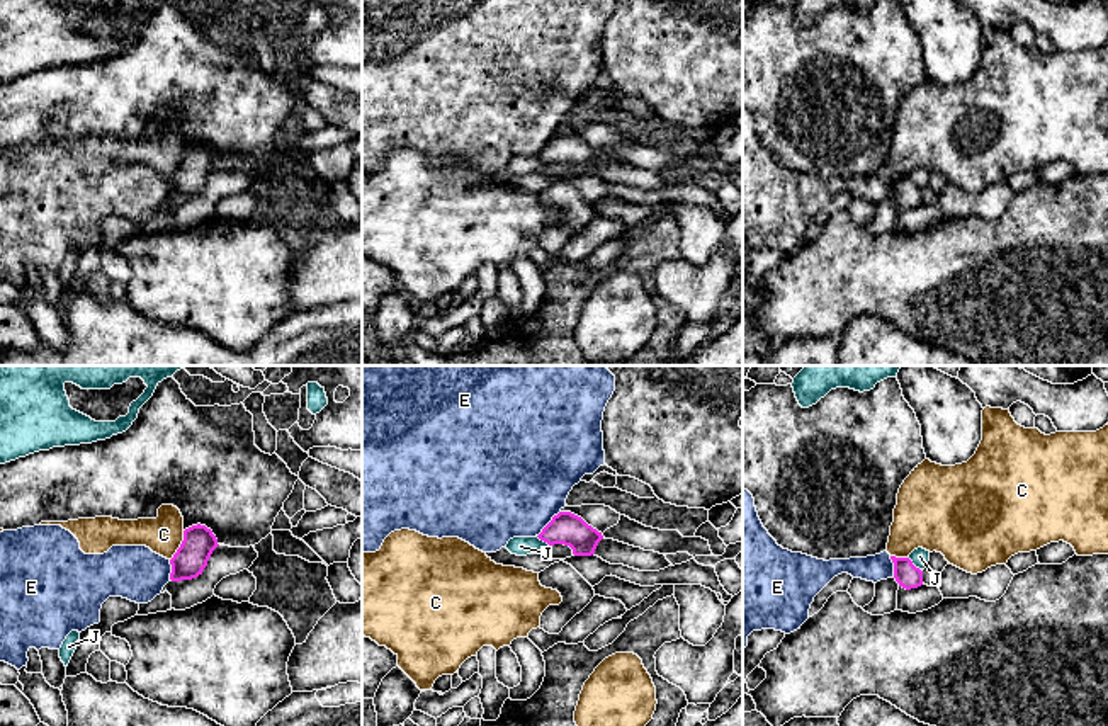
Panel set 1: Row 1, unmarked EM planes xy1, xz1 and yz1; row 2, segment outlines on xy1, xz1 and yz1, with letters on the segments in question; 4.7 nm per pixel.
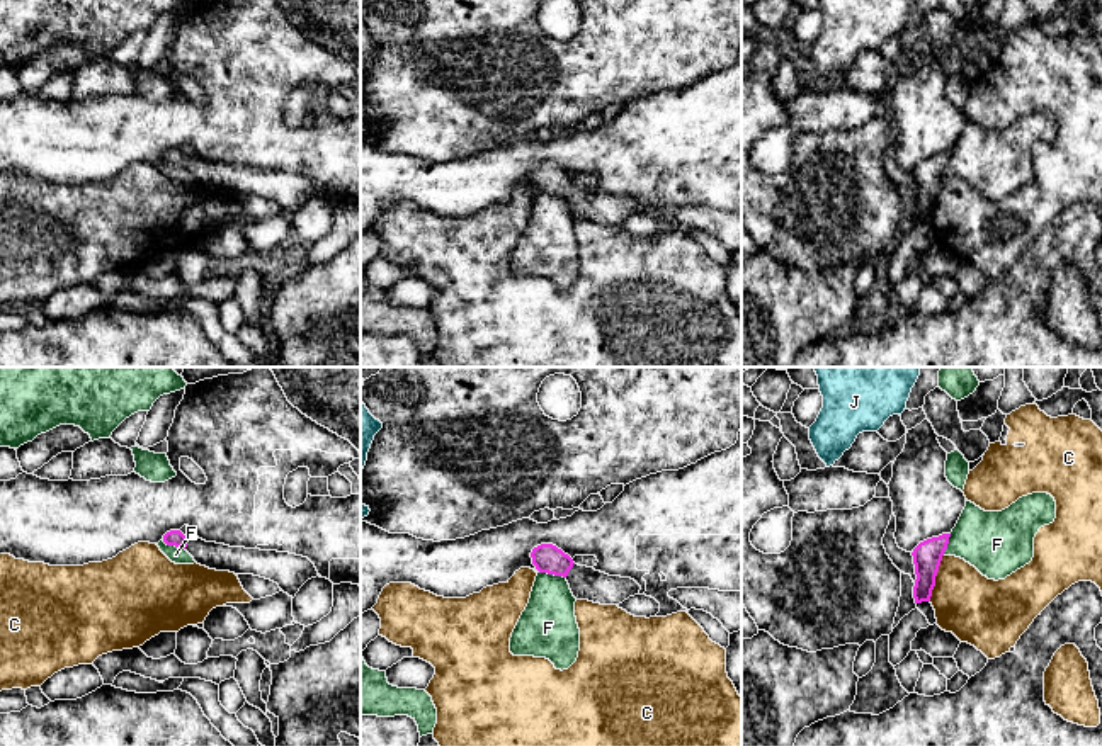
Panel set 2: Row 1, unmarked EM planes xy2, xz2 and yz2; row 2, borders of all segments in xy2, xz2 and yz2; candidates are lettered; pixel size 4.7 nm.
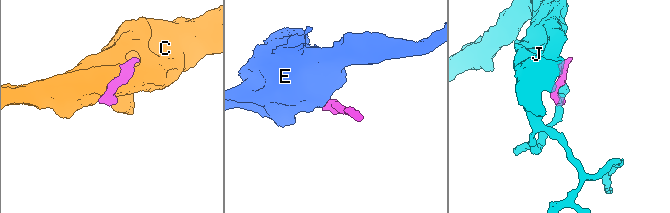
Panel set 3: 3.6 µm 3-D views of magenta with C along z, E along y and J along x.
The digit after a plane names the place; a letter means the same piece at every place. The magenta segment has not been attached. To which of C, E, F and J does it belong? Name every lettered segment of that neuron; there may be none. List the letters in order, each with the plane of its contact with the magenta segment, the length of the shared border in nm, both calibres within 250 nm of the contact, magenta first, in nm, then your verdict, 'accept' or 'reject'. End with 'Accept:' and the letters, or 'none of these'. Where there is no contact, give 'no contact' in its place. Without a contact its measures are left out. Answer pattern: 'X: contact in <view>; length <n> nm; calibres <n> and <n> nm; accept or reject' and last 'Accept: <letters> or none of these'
C: contact in yz2; length 240 nm; calibres 140 and 320 nm; reject
E: contact in xz1; length 170 nm; calibres 150 and 480 nm; reject
F: contact in xz2; length 130 nm; calibres 140 and 280 nm; reject
J: contact in yz1; length 90 nm; calibres 120 and 90 nm; reject
Accept: none of these

